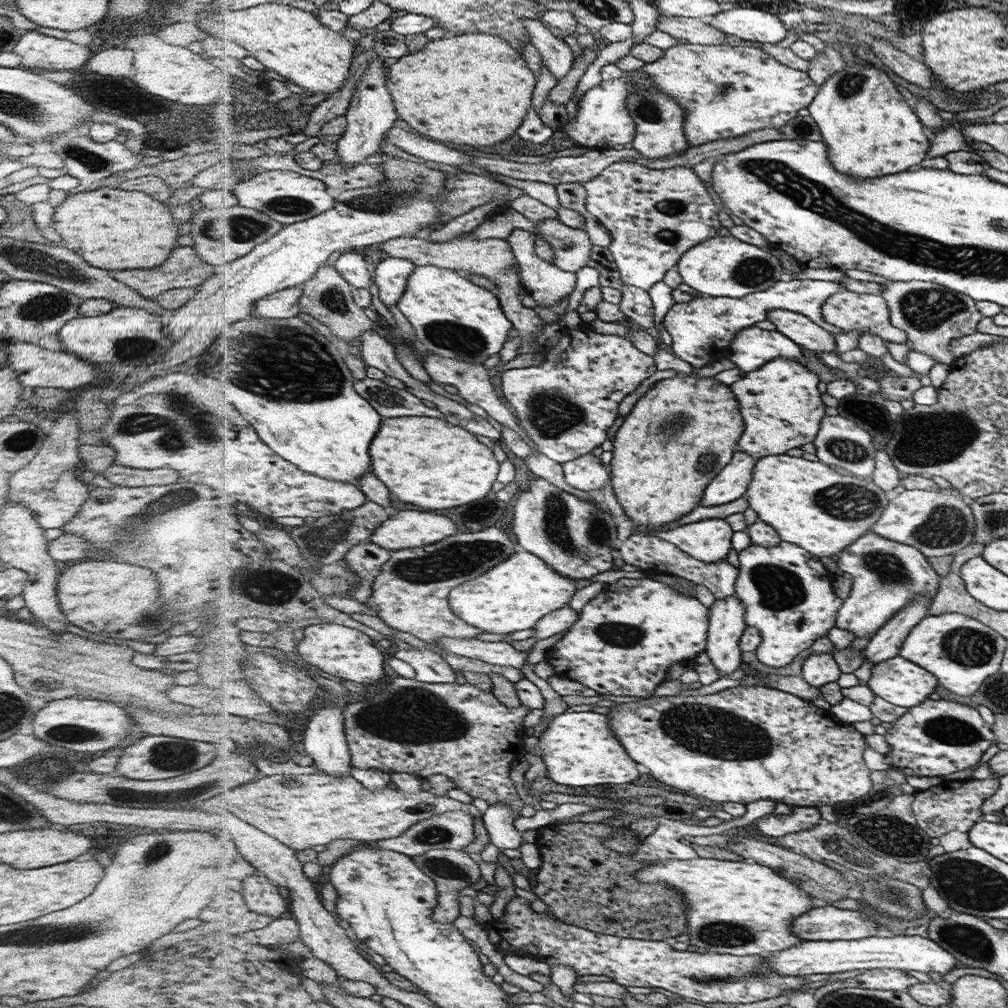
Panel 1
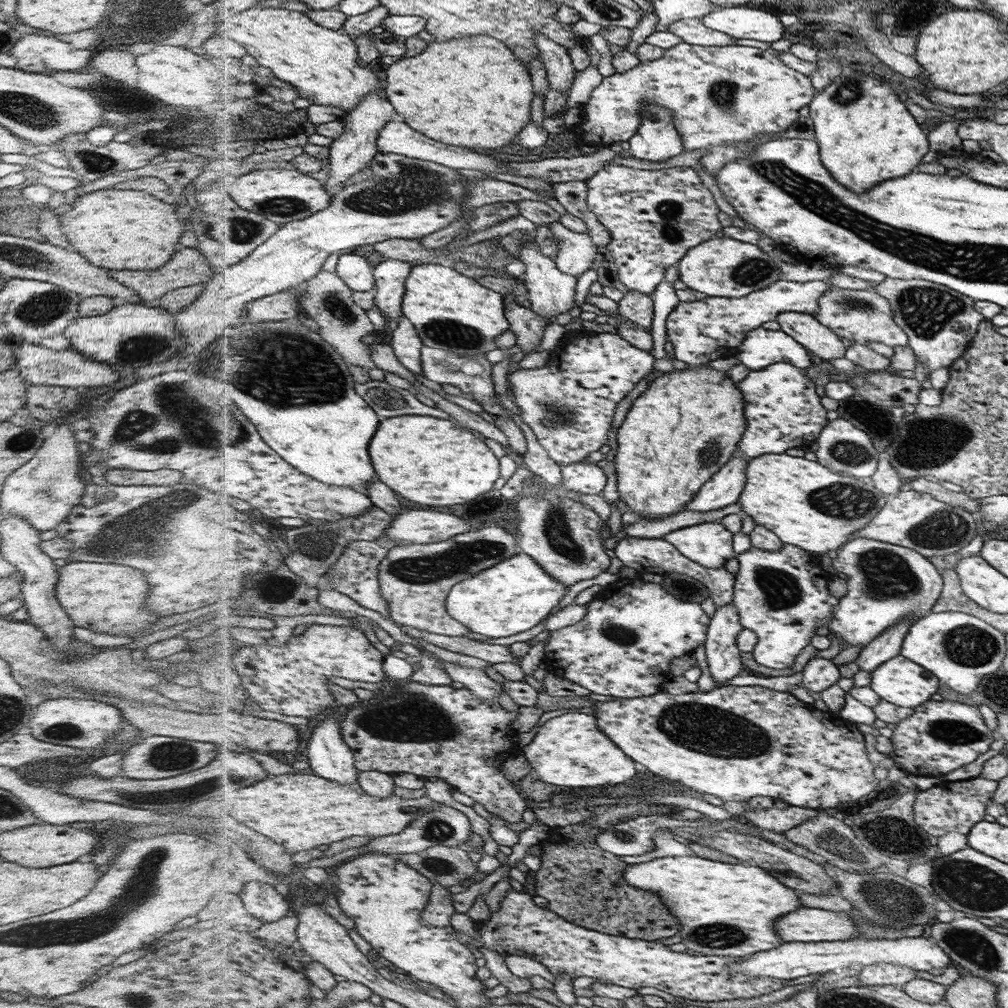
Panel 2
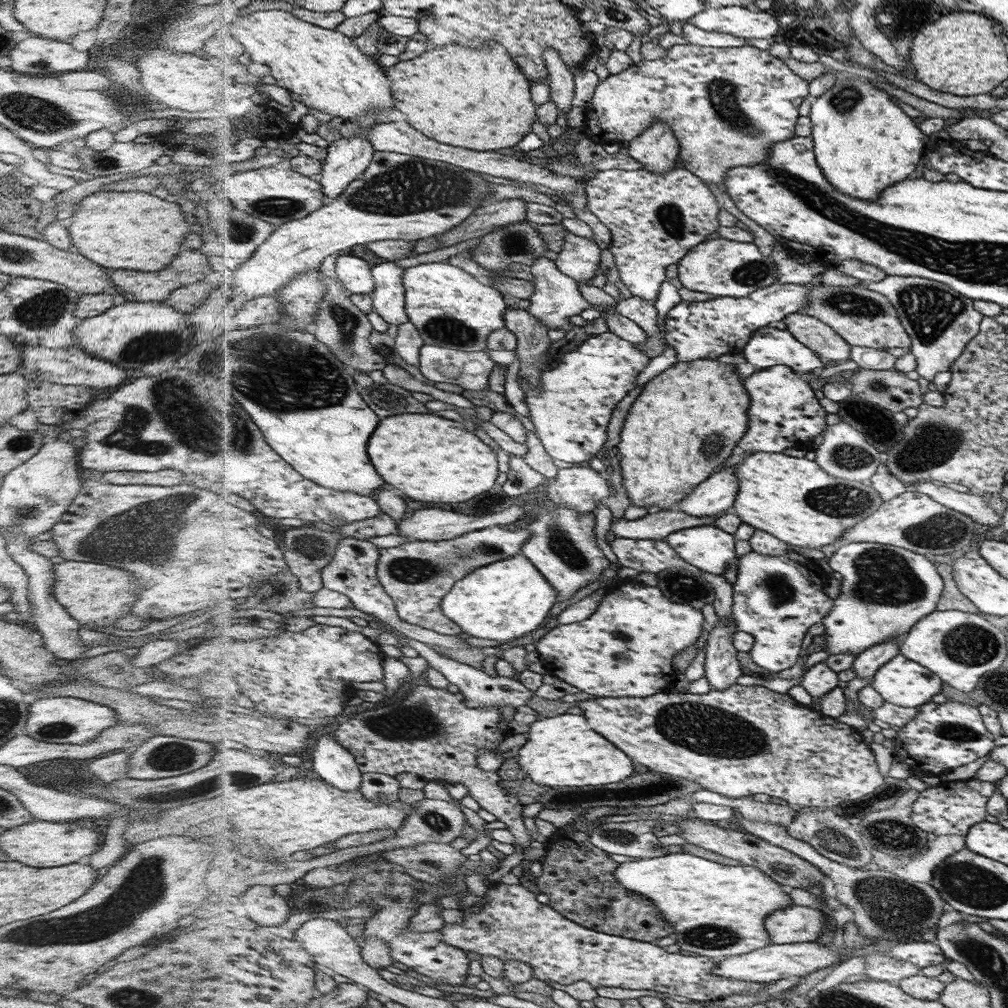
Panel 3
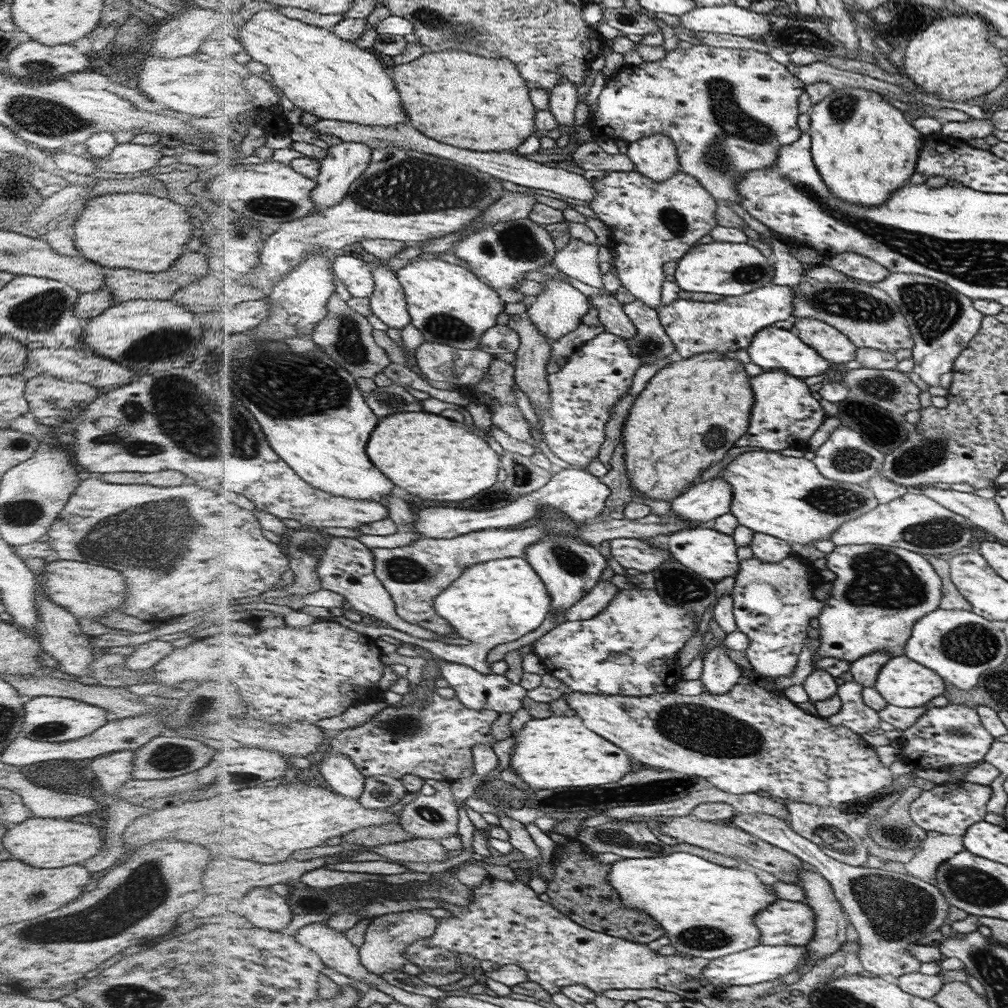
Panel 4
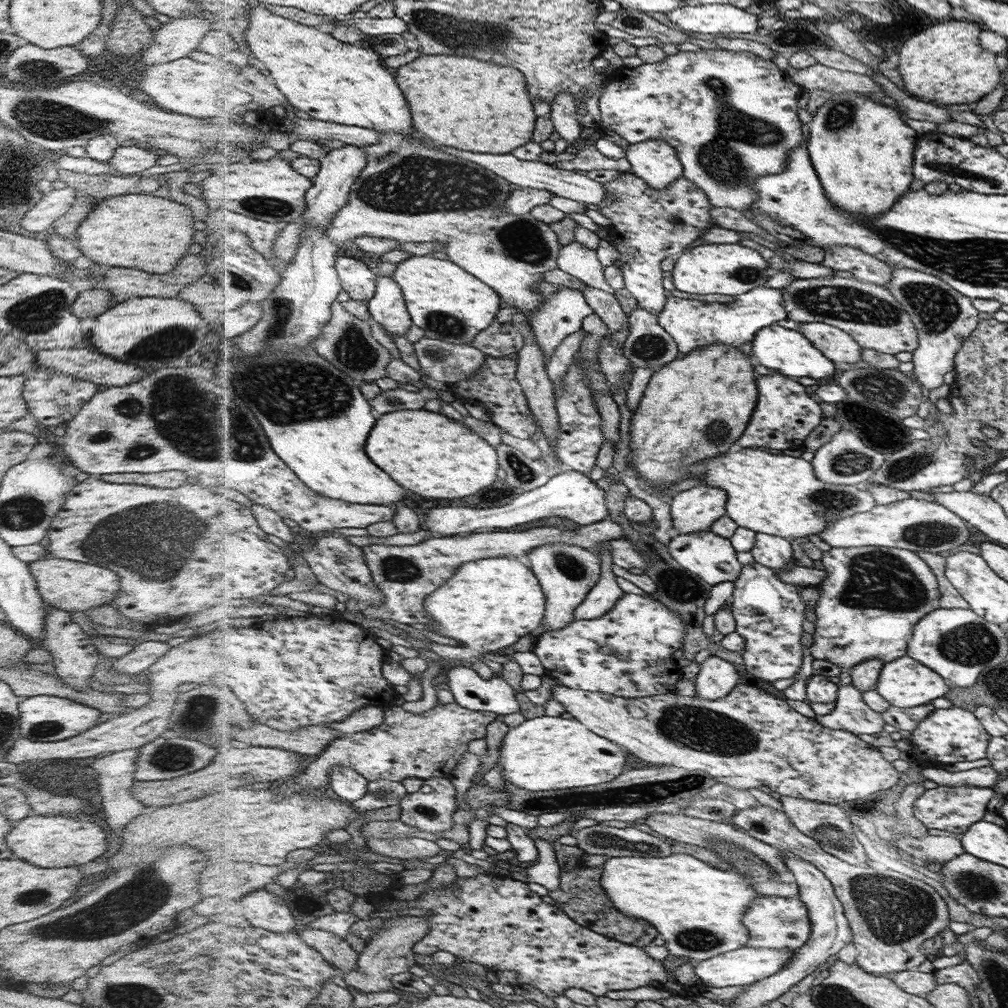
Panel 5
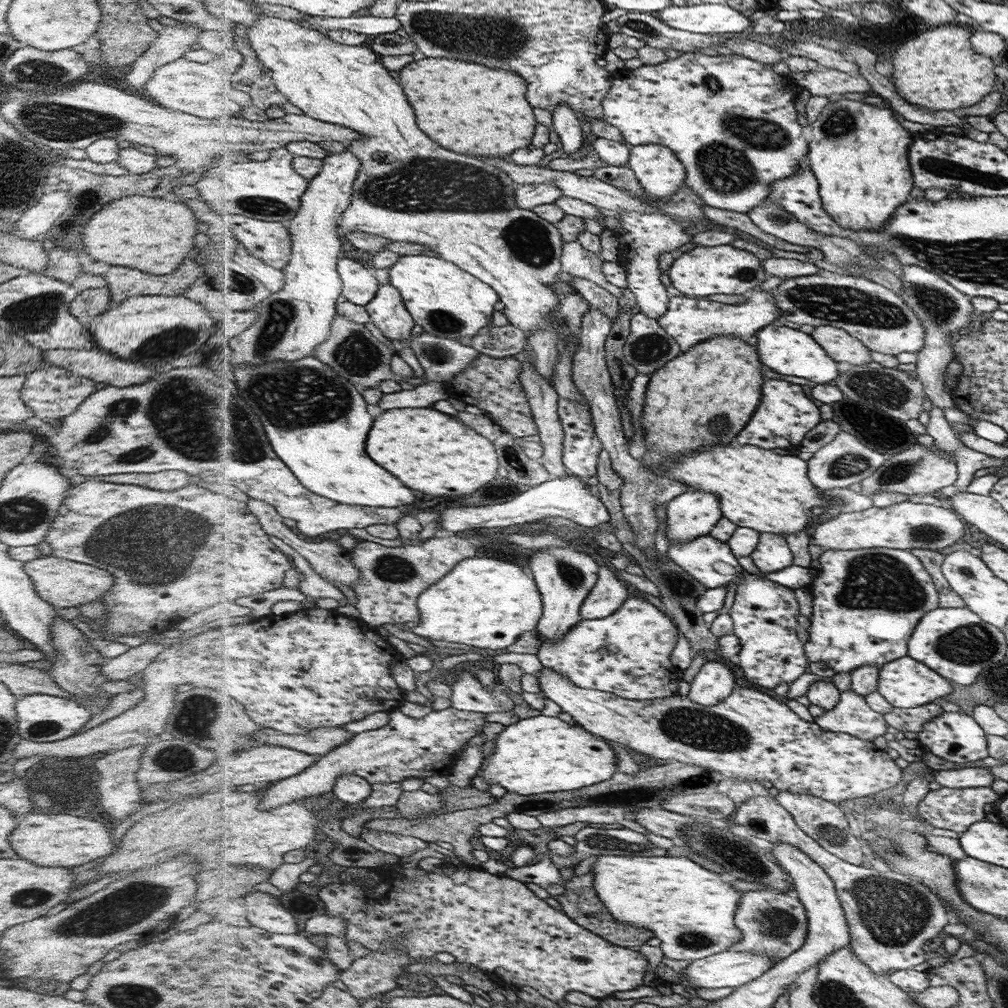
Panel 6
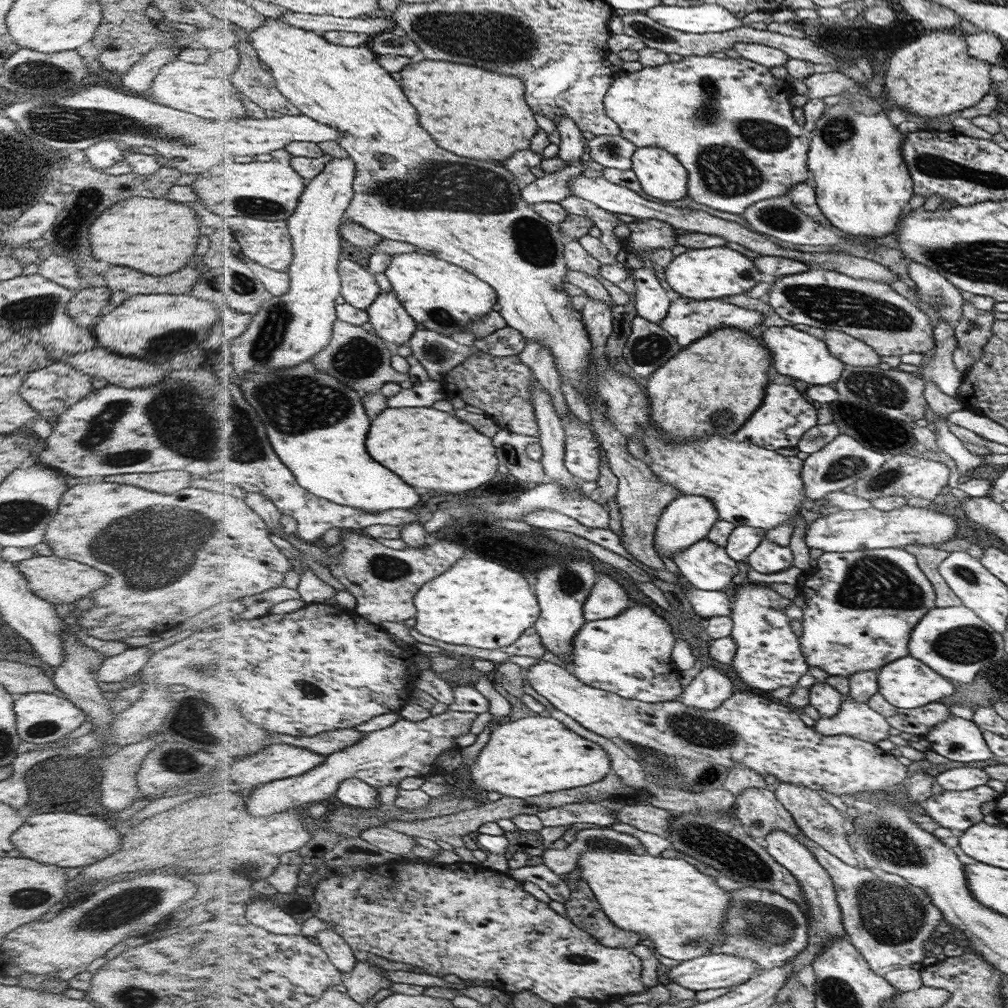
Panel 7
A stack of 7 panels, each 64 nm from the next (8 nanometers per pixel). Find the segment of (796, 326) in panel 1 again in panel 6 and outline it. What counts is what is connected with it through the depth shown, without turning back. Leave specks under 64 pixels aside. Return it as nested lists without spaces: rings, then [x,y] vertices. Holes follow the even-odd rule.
[[[820,325],[813,327],[810,335],[836,362],[861,365],[872,361],[869,347],[848,331]]]

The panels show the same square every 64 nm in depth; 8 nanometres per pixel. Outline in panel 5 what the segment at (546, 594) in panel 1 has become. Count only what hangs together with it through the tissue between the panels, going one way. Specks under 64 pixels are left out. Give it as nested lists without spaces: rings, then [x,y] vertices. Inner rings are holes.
[[[488,558],[468,562],[446,586],[426,599],[427,609],[435,622],[427,628],[463,644],[451,646],[438,642],[423,642],[429,650],[436,650],[440,656],[450,660],[462,660],[462,648],[468,648],[468,664],[480,675],[489,680],[496,675],[482,662],[482,654],[487,651],[512,646],[520,638],[536,630],[546,616],[547,597],[536,576],[528,566],[516,558]]]

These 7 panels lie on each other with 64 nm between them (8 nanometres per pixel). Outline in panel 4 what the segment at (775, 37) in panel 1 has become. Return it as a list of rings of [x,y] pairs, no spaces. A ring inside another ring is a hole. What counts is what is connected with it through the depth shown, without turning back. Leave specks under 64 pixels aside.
[[[736,5],[702,6],[678,16],[681,26],[696,32],[731,34],[751,38],[772,32],[770,15],[760,14]]]

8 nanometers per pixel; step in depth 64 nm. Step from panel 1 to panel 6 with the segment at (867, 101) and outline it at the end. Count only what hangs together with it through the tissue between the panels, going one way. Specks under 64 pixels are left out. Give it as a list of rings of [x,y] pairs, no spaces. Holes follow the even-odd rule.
[[[832,96],[835,101],[829,101],[820,113],[820,116],[810,124],[810,150],[808,151],[808,162],[819,181],[819,196],[823,200],[823,207],[836,219],[842,226],[852,230],[875,230],[882,229],[887,222],[894,216],[894,210],[900,208],[908,200],[908,194],[912,190],[912,173],[910,163],[910,146],[912,142],[912,132],[902,128],[899,120],[894,120],[893,110],[885,104],[868,104],[858,100],[839,99],[840,96]]]

